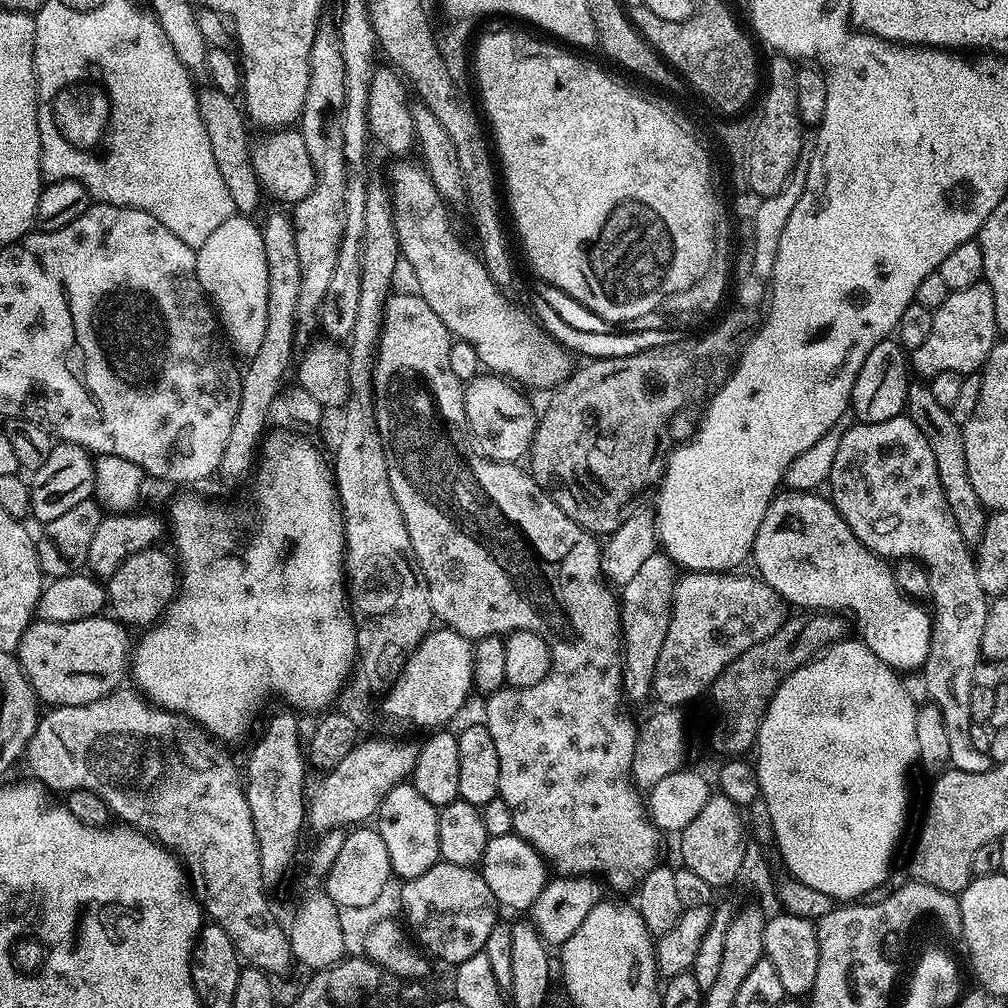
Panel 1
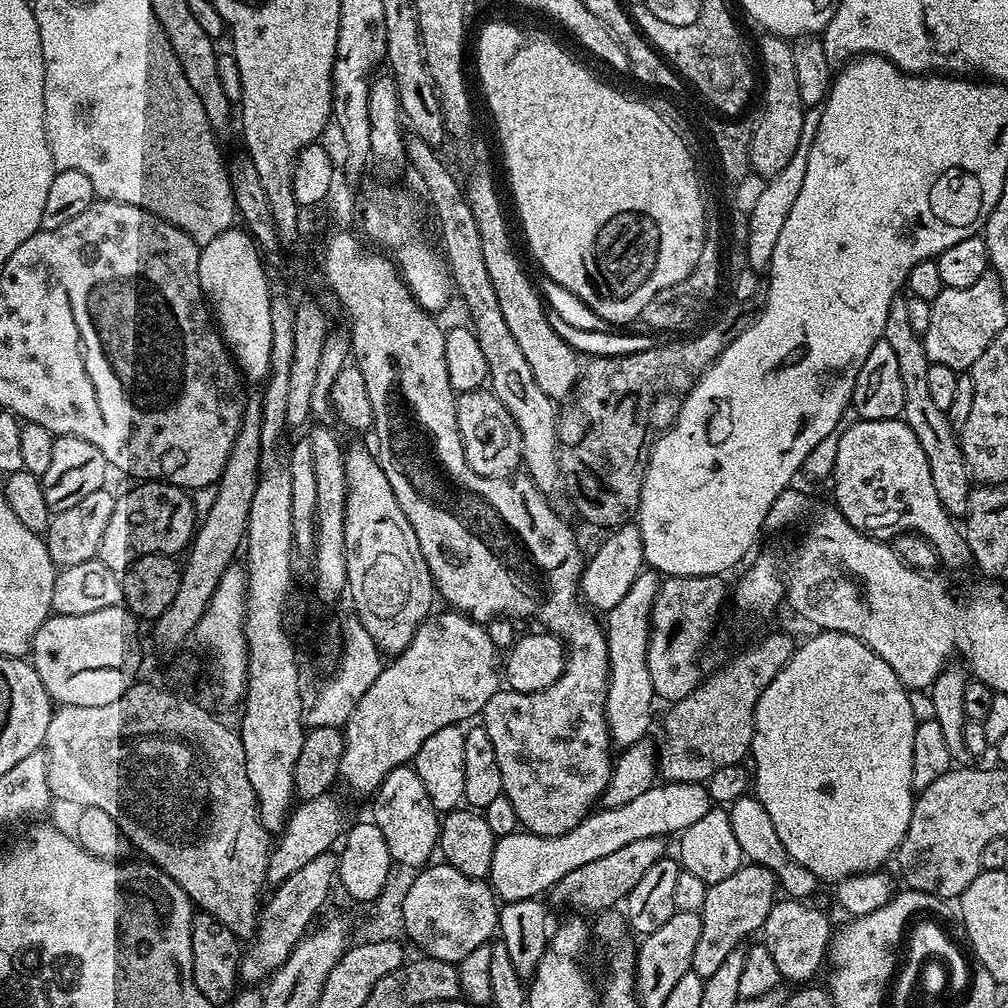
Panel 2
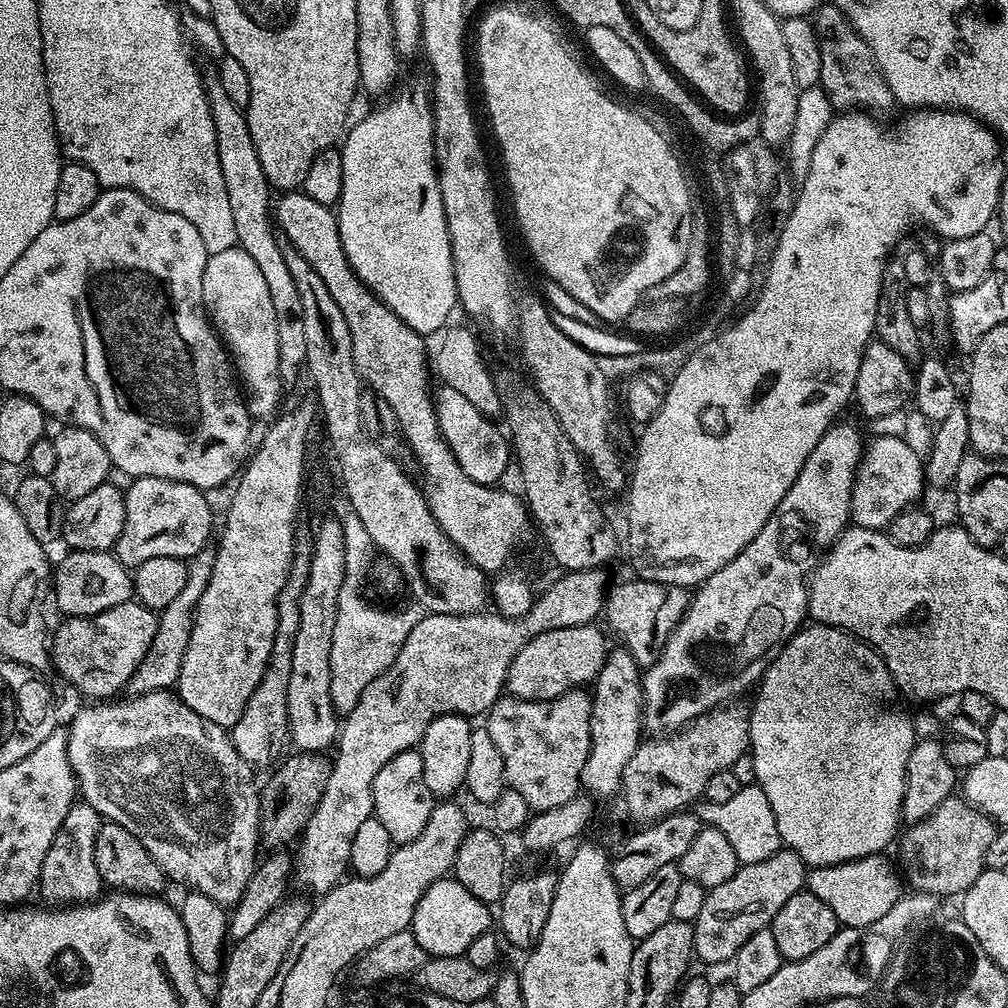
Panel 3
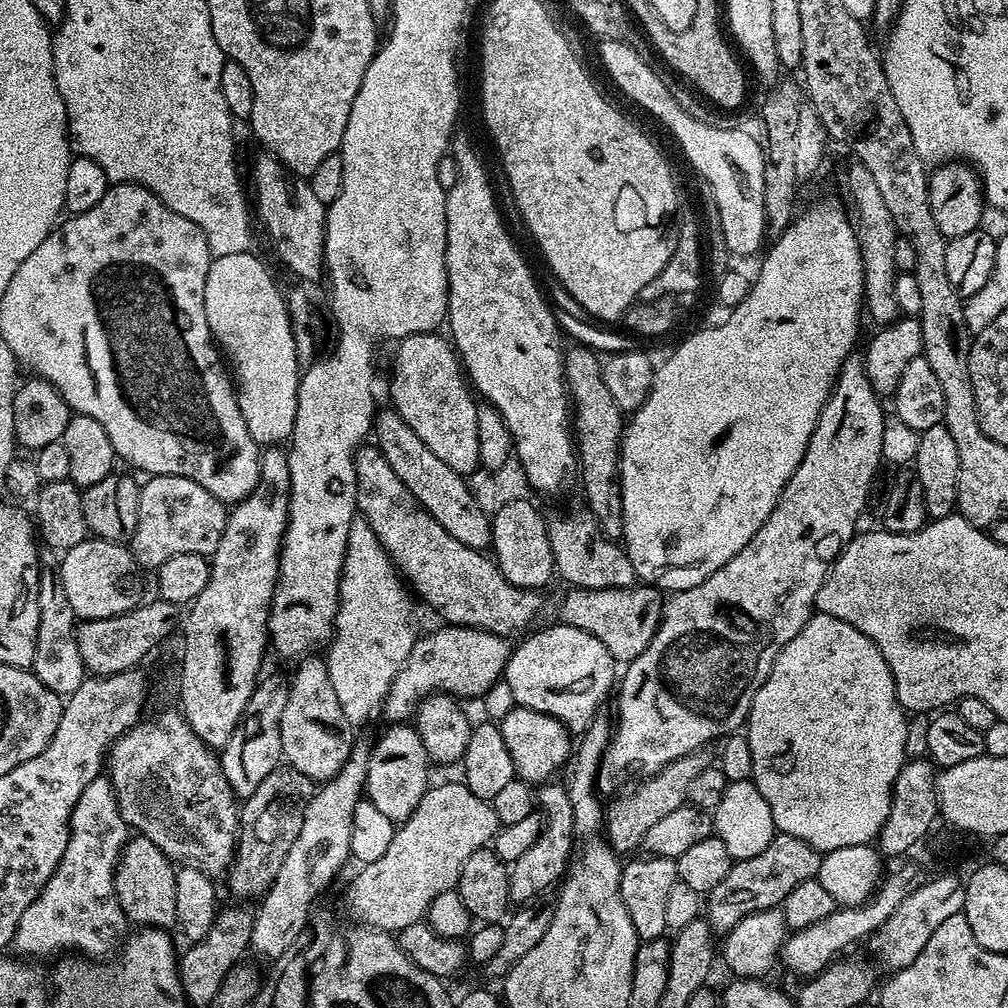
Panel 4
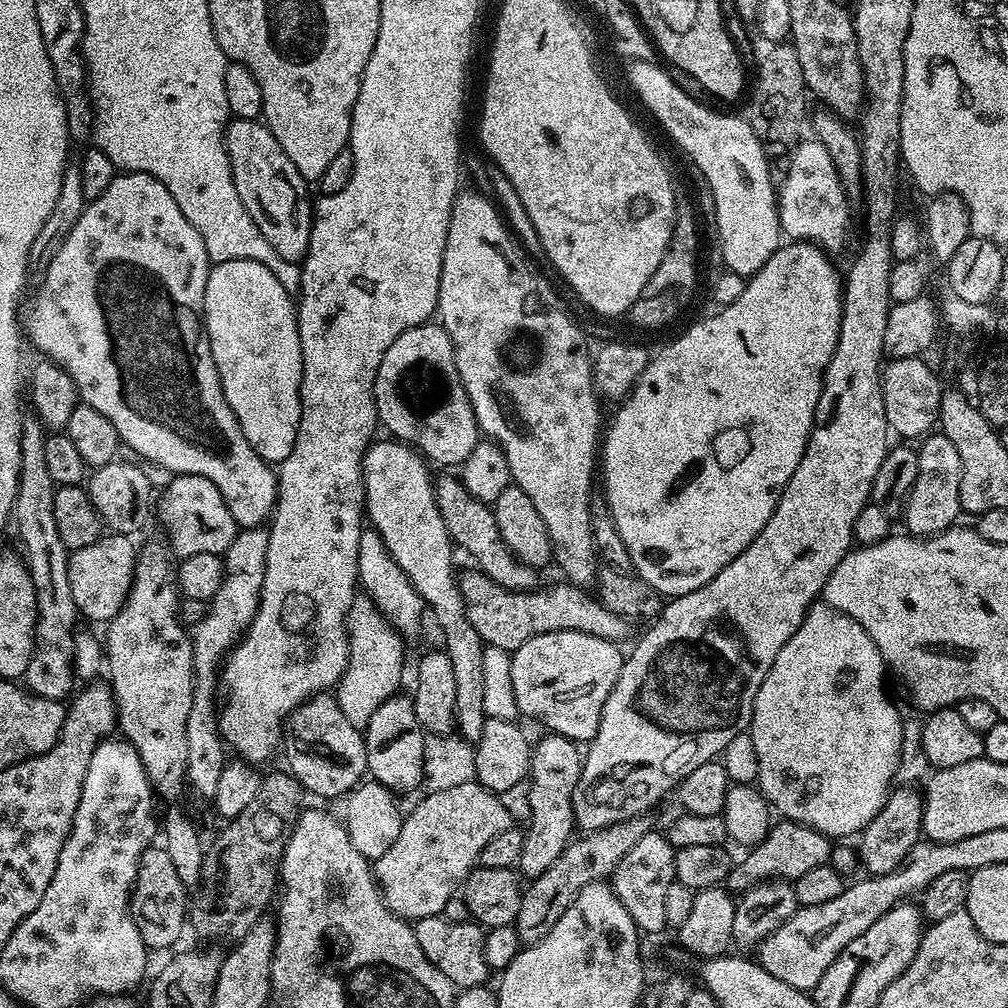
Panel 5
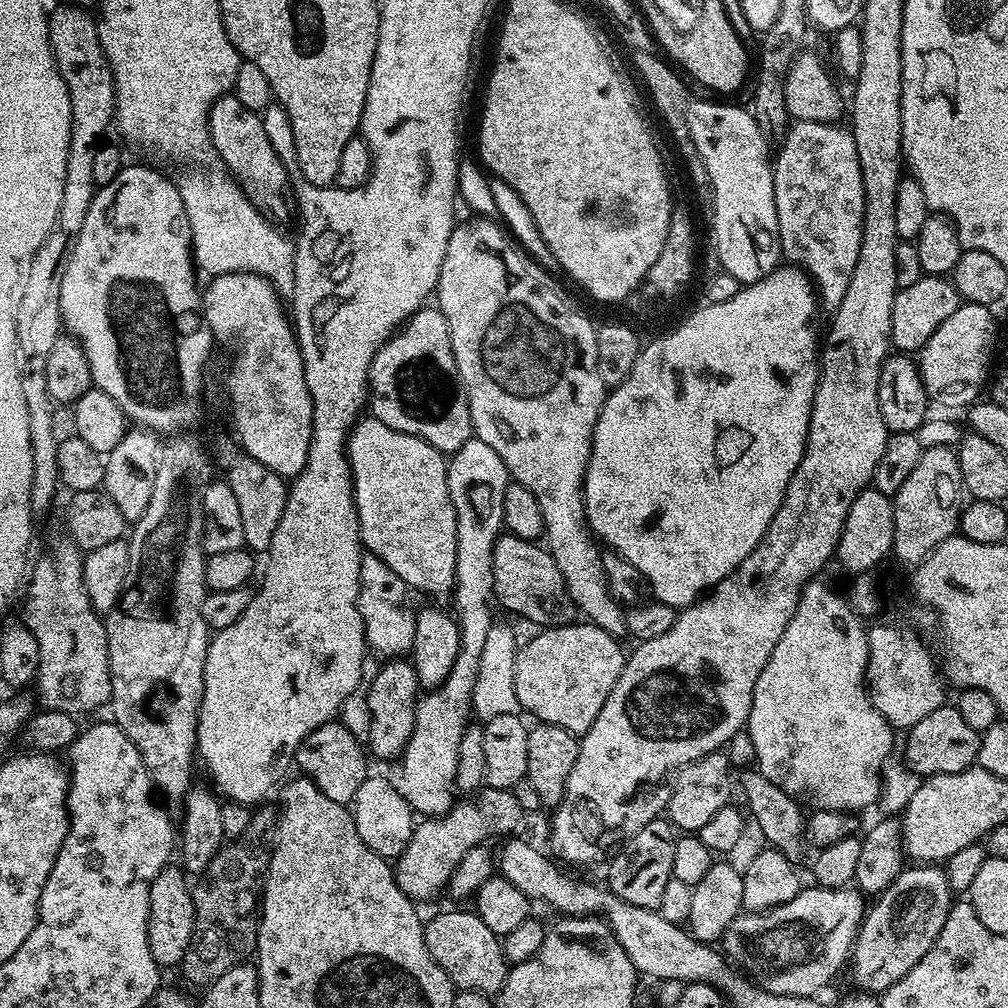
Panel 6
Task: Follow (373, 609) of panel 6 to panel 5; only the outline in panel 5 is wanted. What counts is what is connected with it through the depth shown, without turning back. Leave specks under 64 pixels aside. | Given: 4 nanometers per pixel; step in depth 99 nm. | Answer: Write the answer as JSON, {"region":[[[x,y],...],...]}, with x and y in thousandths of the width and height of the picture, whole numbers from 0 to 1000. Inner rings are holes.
{"region":[[[369,524],[362,525],[356,534],[356,569],[354,574],[358,584],[369,594],[376,606],[383,612],[386,619],[388,619],[397,630],[404,634],[414,631],[419,617],[419,609],[422,610],[423,607],[421,595],[418,590],[415,589],[410,578],[407,577],[399,563],[395,562],[395,558],[392,558],[390,552],[383,546],[382,539],[379,538],[378,532]]]}

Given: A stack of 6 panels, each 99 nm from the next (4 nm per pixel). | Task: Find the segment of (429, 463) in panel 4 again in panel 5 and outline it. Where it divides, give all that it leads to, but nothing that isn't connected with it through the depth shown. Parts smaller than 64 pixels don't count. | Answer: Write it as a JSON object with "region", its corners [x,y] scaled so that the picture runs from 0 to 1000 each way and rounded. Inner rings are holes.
{"region":[[[434,471],[431,483],[435,504],[438,510],[438,516],[442,518],[442,526],[448,531],[449,541],[453,545],[461,544],[472,555],[471,563],[482,568],[490,577],[494,577],[494,581],[511,587],[527,587],[534,579],[533,564],[517,560],[513,556],[506,542],[498,534],[498,527],[494,524],[494,518],[491,517],[489,505],[467,492],[459,476],[451,471],[448,472]]]}

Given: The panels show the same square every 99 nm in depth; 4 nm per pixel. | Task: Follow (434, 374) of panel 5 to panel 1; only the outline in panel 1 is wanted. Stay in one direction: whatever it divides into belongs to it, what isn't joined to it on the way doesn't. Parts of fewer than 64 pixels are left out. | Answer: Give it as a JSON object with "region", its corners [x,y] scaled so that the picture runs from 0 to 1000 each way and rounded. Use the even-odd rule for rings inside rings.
{"region":[[[477,371],[463,378],[460,402],[464,425],[470,437],[472,432],[471,439],[476,447],[487,456],[512,458],[515,457],[515,452],[525,451],[532,430],[534,409],[533,406],[528,406],[527,399],[519,391],[521,392],[511,380],[491,371]]]}

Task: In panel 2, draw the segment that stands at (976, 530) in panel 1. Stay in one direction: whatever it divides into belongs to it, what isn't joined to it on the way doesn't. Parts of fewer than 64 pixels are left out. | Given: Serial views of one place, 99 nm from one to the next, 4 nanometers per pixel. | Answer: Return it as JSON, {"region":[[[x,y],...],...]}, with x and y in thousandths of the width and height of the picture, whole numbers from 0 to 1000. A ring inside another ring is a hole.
{"region":[[[892,294],[885,298],[875,335],[886,344],[887,351],[890,352],[891,367],[894,368],[896,381],[895,416],[903,423],[903,427],[907,429],[907,433],[911,435],[915,446],[919,449],[931,496],[935,498],[941,512],[957,513],[964,485],[963,467],[957,458],[947,422],[944,423],[941,417],[943,414],[931,406],[927,395],[924,394],[923,377],[920,374],[923,359],[919,355],[916,336],[903,322],[901,298],[898,295]]]}

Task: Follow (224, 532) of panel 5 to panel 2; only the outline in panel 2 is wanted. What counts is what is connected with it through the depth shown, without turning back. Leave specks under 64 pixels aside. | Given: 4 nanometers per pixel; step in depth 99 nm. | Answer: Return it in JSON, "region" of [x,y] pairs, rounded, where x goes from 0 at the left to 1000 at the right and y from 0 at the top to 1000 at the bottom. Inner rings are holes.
{"region":[[[149,476],[139,478],[136,484],[115,492],[113,510],[101,530],[95,551],[109,565],[123,568],[131,559],[142,552],[182,549],[189,541],[196,523],[196,508],[184,485],[176,480]]]}

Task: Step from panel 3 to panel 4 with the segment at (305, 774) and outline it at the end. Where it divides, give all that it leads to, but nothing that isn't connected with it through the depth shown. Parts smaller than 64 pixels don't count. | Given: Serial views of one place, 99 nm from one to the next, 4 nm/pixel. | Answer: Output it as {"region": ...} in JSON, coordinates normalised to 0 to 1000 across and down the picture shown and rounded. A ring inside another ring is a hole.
{"region":[[[285,758],[277,759],[272,763],[252,784],[252,788],[246,790],[238,802],[238,816],[241,824],[246,824],[246,833],[239,832],[236,837],[236,844],[232,850],[232,860],[225,870],[226,881],[234,888],[233,892],[238,895],[249,894],[249,889],[259,890],[265,885],[272,871],[275,870],[281,852],[284,851],[285,844],[292,837],[292,832],[296,831],[296,826],[300,823],[300,816],[303,814],[303,802],[307,792],[310,791],[312,780],[309,775],[300,774],[298,766],[287,761]]]}

